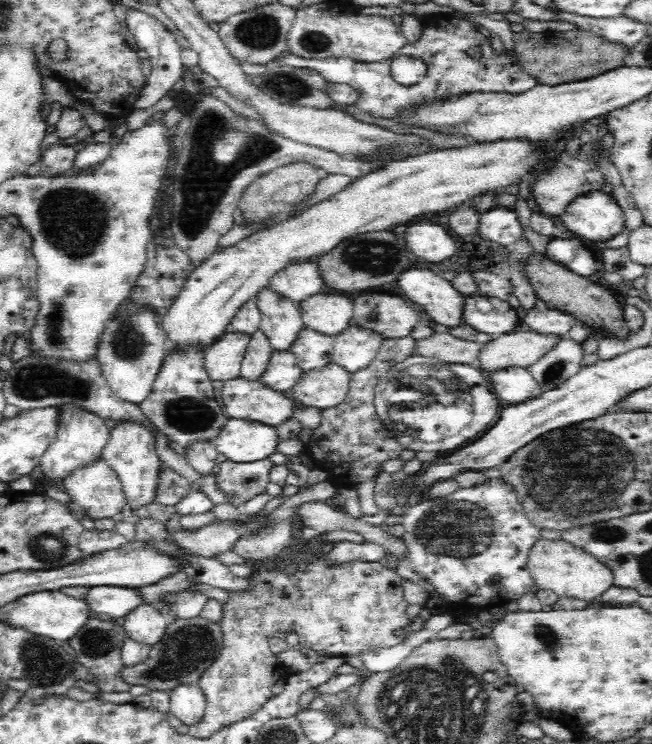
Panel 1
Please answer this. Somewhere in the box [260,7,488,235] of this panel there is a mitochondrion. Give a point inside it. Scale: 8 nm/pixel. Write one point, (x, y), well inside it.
(311, 41)

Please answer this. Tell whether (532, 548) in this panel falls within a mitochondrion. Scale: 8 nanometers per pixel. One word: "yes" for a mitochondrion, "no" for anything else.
no

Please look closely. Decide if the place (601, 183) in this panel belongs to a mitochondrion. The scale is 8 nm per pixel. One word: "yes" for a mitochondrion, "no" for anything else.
no

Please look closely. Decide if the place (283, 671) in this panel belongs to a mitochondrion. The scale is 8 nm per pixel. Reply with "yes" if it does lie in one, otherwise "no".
no

